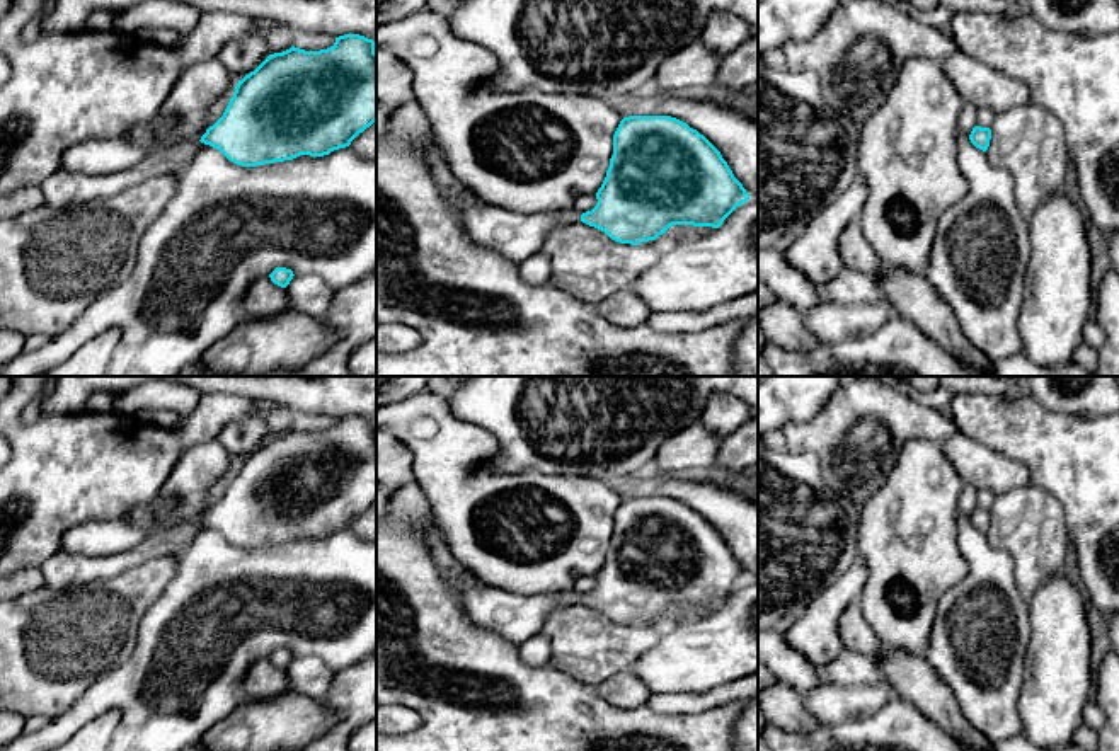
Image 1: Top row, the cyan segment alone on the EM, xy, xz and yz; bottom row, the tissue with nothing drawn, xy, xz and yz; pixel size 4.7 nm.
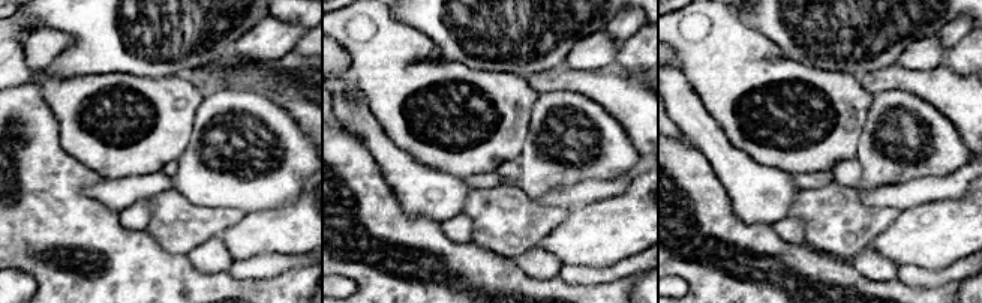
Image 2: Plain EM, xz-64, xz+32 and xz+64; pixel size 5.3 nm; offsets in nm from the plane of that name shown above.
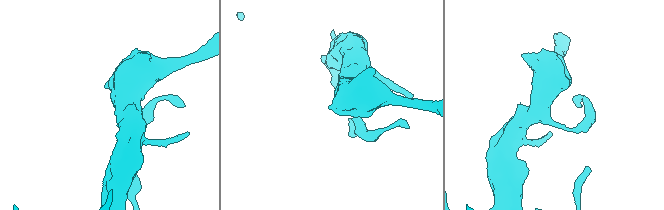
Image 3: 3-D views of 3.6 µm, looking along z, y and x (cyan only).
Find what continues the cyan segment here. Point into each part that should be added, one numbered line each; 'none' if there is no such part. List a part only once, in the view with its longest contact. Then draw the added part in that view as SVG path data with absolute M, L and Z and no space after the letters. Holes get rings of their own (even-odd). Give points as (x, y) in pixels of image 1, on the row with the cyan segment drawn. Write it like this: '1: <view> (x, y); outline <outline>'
1: xz (566, 217); outline M571 208L571 209L560 209L555 211L557 218L560 220L562 225L571 225L571 223L581 223L581 211Z

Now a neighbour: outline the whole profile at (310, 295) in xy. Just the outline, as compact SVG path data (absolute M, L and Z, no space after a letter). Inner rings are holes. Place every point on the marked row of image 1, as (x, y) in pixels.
M293 276L284 288L291 310L322 320L330 308L334 290L318 276Z

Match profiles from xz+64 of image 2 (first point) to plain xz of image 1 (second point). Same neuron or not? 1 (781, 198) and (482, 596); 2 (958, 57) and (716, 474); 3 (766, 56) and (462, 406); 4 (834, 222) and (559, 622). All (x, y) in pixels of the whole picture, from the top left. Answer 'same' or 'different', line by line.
1: same
2: different
3: different
4: same

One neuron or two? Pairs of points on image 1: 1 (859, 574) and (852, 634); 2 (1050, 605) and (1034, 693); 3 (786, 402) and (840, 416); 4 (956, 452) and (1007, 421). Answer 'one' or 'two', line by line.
1: two
2: one
3: two
4: two

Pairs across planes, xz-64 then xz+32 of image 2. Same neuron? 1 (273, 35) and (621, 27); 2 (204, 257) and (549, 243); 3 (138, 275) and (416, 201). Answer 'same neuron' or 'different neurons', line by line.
1: different neurons
2: different neurons
3: different neurons

